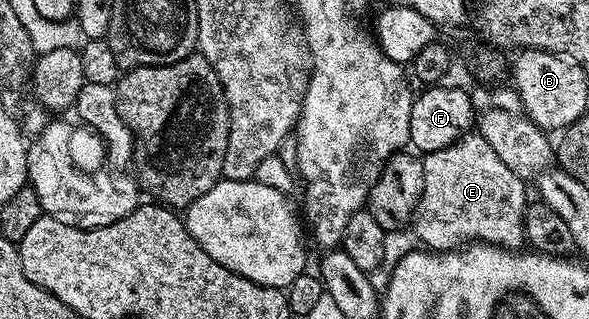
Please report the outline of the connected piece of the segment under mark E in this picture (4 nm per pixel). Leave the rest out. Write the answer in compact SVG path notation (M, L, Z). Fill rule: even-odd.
M468 134L445 150L428 152L422 157L423 195L413 213L413 231L431 250L455 250L472 242L495 244L498 248L519 250L524 247L527 235L523 215L527 213L529 197L525 180L513 174L505 163L497 158L496 151L485 138Z

